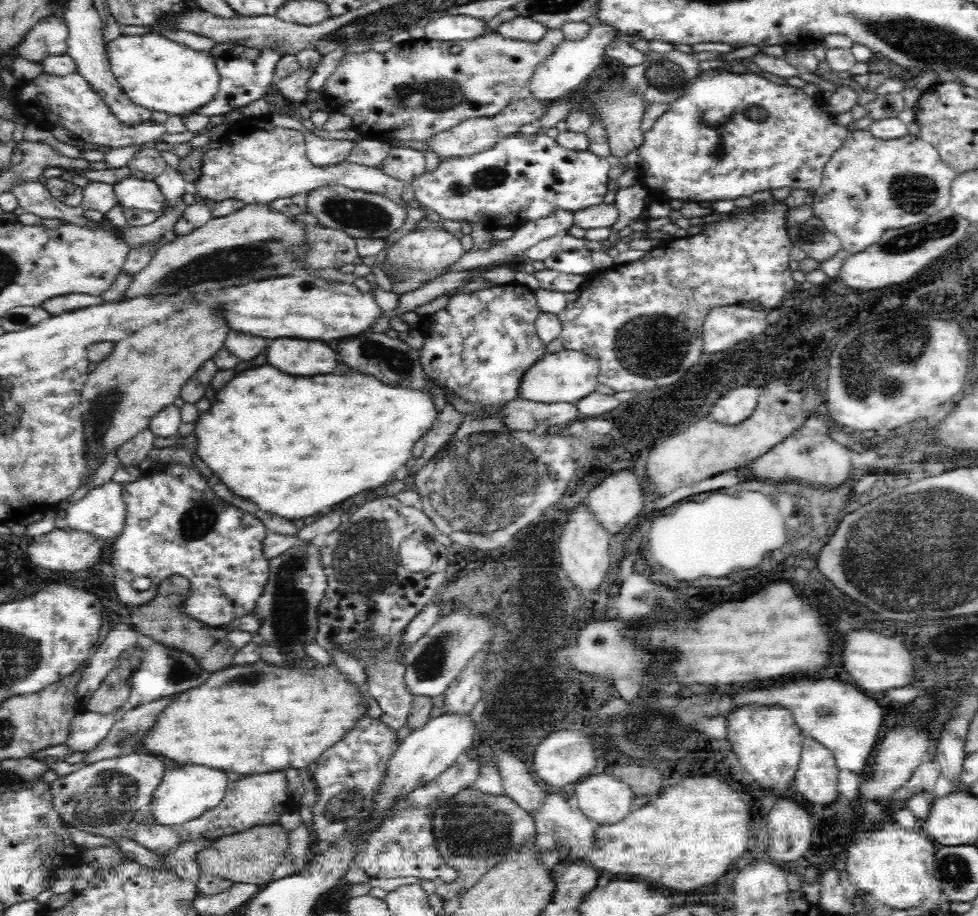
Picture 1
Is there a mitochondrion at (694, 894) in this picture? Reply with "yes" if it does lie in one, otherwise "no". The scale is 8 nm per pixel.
no

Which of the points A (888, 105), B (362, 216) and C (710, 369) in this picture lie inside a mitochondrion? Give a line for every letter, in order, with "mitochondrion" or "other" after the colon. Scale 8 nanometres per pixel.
A: other
B: mitochondrion
C: other

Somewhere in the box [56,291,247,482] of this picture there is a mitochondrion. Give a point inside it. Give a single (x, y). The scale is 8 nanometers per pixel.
(101, 411)

